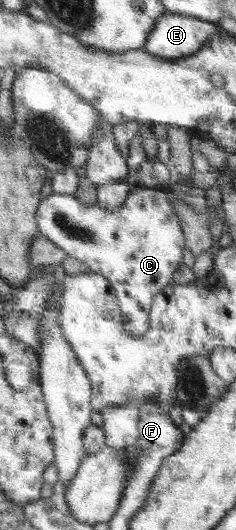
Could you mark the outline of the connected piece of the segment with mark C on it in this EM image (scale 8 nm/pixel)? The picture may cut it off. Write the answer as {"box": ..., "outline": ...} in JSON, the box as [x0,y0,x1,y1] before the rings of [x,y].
{"box":[37,188,186,333],"outline":[[[135,188],[117,210],[108,210],[95,204],[84,204],[75,194],[54,192],[43,199],[37,211],[38,230],[49,241],[65,251],[68,256],[82,261],[91,272],[106,276],[118,296],[118,306],[127,319],[127,331],[145,333],[150,325],[149,312],[153,297],[173,281],[173,273],[179,269],[186,239],[178,215],[173,213],[174,203],[157,195],[155,189]]]}

